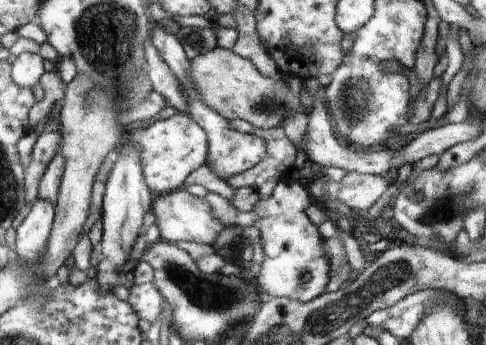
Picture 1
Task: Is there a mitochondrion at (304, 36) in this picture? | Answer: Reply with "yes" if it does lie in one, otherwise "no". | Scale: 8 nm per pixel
no

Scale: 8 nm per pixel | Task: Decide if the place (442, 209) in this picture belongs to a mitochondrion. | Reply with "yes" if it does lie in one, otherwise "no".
yes

